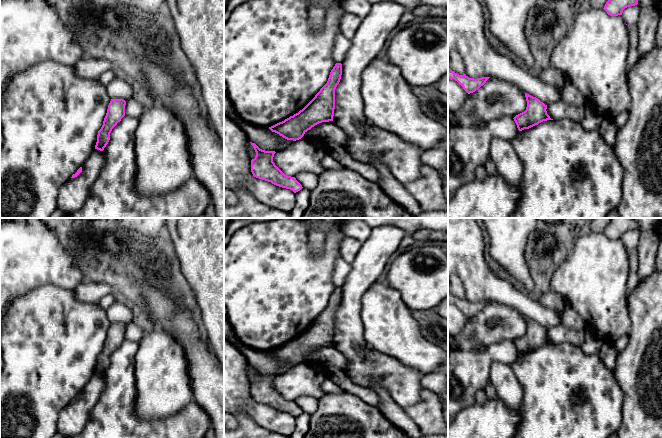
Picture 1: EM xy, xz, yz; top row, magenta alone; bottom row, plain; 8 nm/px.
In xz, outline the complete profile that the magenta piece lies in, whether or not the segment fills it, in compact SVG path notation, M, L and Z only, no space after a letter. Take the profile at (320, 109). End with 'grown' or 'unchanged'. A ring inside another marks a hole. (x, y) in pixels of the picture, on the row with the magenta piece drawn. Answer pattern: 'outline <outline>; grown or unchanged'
outline M336 63L327 83L302 110L269 129L287 140L296 141L315 125L333 121L335 89L340 82L341 75L342 64Z; unchanged

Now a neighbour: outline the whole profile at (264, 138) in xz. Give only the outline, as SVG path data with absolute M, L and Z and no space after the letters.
M243 121L241 128L250 142L255 143L260 149L265 151L282 151L295 142L283 138L269 128L260 127L253 123Z

